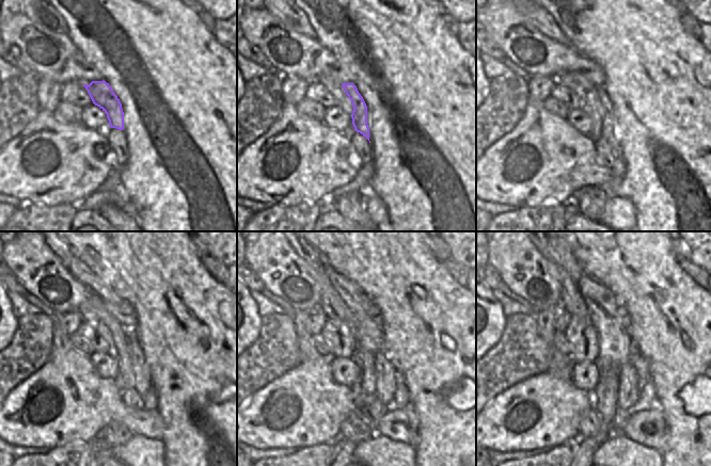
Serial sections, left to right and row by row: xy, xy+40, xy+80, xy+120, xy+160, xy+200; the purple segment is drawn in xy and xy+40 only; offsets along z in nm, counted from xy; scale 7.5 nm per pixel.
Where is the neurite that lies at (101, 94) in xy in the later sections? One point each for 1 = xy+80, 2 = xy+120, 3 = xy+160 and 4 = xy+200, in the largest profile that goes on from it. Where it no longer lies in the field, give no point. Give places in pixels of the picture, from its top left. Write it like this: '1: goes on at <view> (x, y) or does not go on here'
1: goes on at xy+80 (606, 134)
2: goes on at xy+120 (142, 378)
3: goes on at xy+160 (385, 382)
4: goes on at xy+200 (628, 382)

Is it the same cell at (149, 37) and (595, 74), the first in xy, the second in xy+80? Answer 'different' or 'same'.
different

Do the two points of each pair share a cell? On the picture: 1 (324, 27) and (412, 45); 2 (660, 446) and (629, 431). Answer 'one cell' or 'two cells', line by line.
1: one cell
2: one cell

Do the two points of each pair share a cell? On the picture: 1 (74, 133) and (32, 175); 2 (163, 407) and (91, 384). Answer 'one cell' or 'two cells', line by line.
1: one cell
2: two cells

